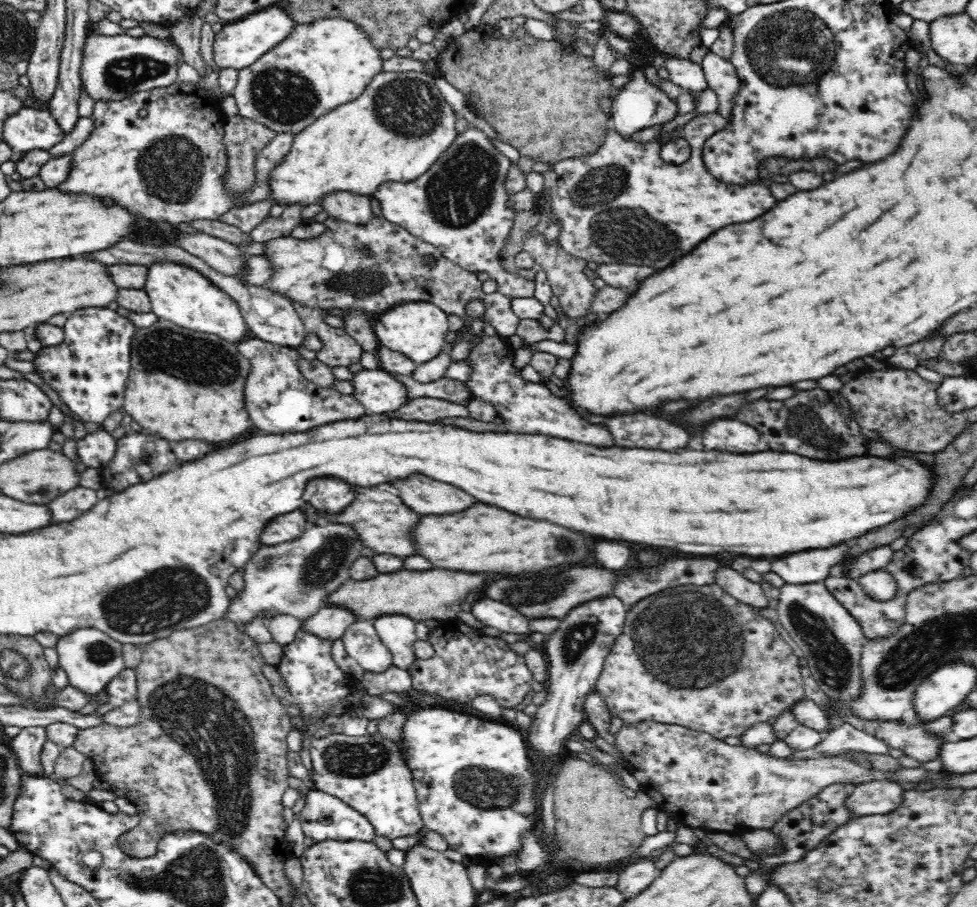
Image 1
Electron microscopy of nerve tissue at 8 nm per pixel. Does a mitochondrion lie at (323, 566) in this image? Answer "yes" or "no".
yes

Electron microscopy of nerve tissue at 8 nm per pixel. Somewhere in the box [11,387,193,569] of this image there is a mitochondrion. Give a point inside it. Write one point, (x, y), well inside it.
(142, 458)

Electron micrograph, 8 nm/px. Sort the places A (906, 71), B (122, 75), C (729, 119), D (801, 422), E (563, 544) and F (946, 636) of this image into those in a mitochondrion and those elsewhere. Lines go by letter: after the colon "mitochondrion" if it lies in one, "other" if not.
A: other
B: mitochondrion
C: other
D: mitochondrion
E: mitochondrion
F: mitochondrion

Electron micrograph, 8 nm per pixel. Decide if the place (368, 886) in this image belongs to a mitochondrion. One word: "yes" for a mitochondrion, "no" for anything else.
yes

